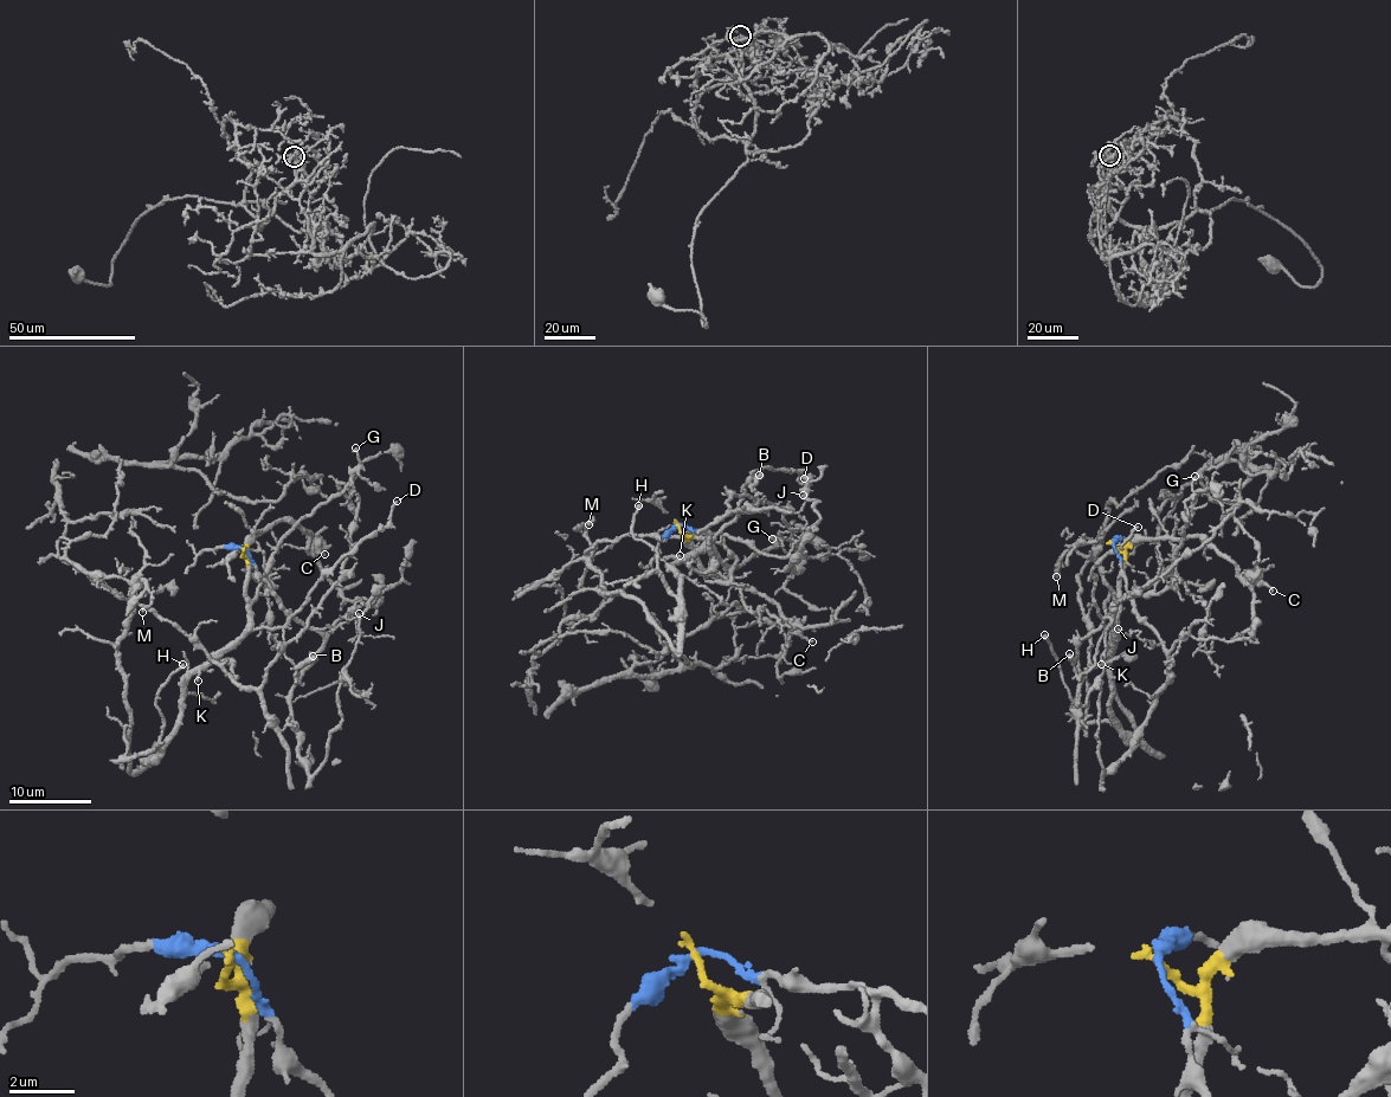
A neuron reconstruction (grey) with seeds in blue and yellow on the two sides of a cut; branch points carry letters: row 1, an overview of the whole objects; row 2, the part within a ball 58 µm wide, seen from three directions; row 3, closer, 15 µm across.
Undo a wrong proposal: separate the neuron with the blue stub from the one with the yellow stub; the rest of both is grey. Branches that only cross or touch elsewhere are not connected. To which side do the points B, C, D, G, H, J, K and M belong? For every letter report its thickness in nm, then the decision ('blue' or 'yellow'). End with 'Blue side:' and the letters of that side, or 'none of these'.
B: calibre 440 nm; yellow
C: calibre 140 nm; yellow
D: calibre 180 nm; yellow
G: calibre 170 nm; yellow
H: calibre 280 nm; yellow
J: calibre 90 nm; blue
K: calibre 140 nm; yellow
M: calibre 220 nm; yellow
Blue side: J

